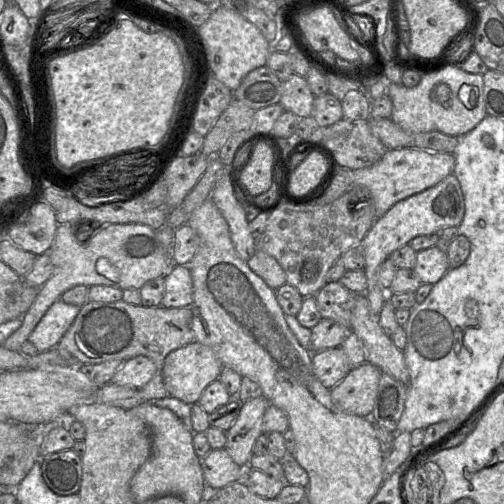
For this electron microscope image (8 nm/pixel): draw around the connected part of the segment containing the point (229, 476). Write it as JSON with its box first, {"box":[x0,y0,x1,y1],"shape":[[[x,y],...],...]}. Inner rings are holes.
{"box":[202,448,248,489],"shape":[[[225,448],[211,449],[202,459],[202,467],[206,484],[216,489],[244,481],[245,470],[248,468],[235,463]]]}

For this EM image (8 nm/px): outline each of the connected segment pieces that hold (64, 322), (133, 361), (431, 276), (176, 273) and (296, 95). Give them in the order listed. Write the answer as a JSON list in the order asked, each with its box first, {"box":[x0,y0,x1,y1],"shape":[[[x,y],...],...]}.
[{"box":[28,299,81,352],"shape":[[[61,299],[55,301],[41,318],[28,337],[39,352],[56,347],[72,325],[81,307],[67,304]]]},{"box":[112,355,156,389],"shape":[[[139,355],[126,360],[114,375],[112,382],[140,389],[153,378],[155,372],[156,365],[153,360]]]},{"box":[413,245,450,284],"shape":[[[436,245],[416,252],[413,268],[421,283],[434,284],[450,269],[447,253]]]},{"box":[161,265,193,308],"shape":[[[173,265],[164,276],[161,305],[166,308],[191,307],[193,284],[188,265]]]},{"box":[279,73,314,118],"shape":[[[293,73],[287,81],[283,82],[283,93],[279,103],[285,111],[305,118],[312,115],[314,98],[306,78]]]}]

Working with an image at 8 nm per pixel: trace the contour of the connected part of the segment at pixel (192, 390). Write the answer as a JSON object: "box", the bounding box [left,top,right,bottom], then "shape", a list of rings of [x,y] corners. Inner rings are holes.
{"box":[162,341,223,405],"shape":[[[197,341],[170,352],[165,358],[162,372],[168,395],[190,405],[198,404],[208,385],[219,379],[223,367],[216,353],[209,346]]]}

